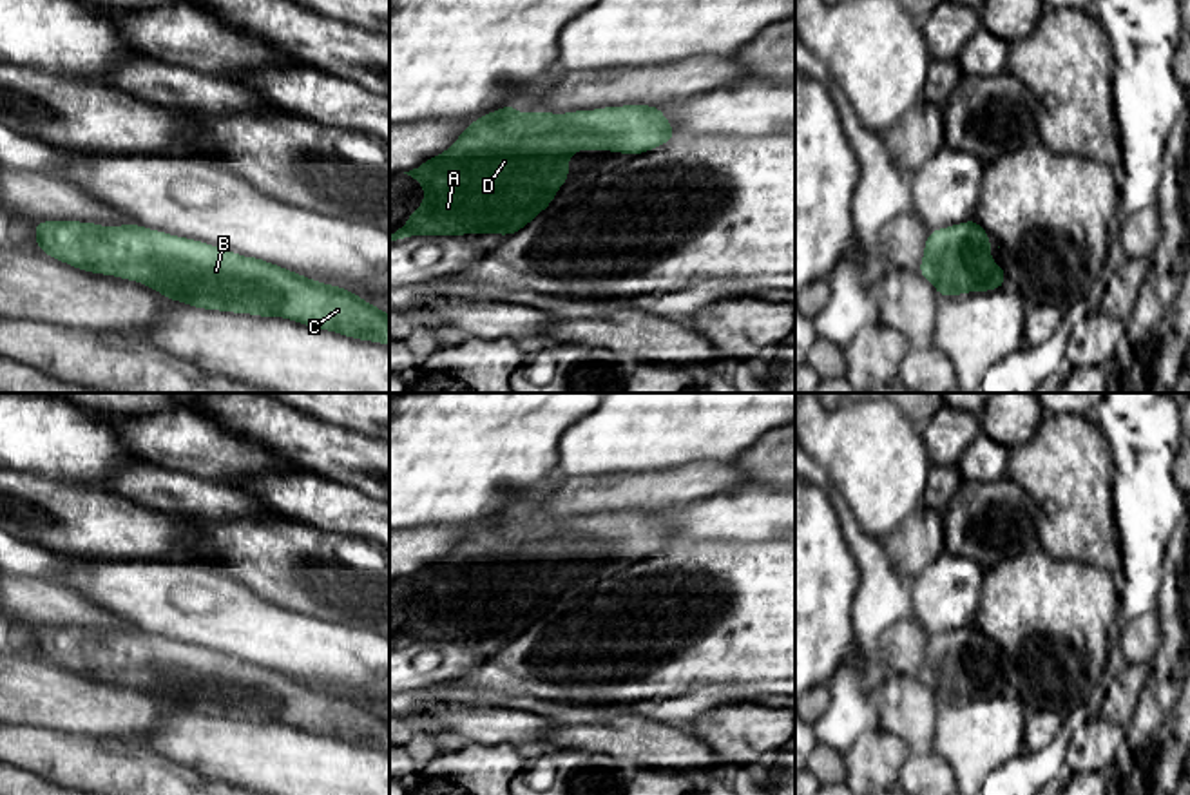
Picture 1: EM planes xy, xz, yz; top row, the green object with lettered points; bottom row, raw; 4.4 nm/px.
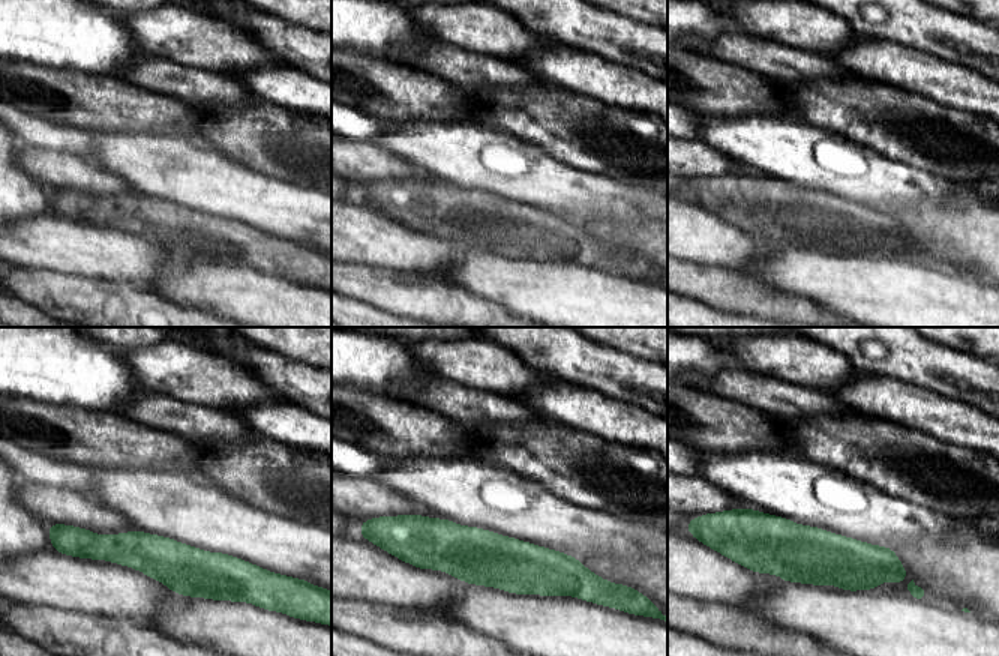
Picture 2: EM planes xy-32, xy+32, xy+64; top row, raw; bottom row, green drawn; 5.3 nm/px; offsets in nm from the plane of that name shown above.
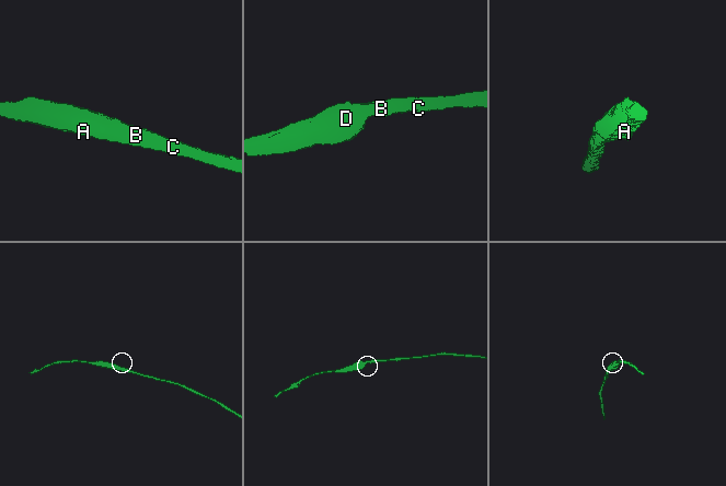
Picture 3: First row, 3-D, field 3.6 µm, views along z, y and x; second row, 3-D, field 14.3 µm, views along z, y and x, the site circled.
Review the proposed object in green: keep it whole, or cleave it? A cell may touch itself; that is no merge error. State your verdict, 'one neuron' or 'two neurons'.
one neuron

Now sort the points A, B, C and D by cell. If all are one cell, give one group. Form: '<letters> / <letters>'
A B C D

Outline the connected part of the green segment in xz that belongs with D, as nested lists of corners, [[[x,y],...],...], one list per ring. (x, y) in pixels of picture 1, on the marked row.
[[[505,103],[500,110],[482,114],[471,121],[447,150],[404,172],[424,185],[424,208],[420,210],[415,205],[406,225],[389,234],[389,243],[411,235],[467,235],[485,232],[513,235],[554,201],[558,187],[569,181],[569,158],[576,150],[623,152],[630,158],[654,150],[672,139],[677,139],[677,136],[657,105],[619,105],[565,114],[531,110],[518,116],[516,105]]]

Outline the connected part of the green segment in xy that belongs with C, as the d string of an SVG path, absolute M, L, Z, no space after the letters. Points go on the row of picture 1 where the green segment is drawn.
M34 221L36 250L82 272L138 281L167 301L199 310L283 317L357 340L389 346L389 315L357 293L313 281L261 257L245 257L190 237L170 235L134 223L103 226L83 221Z

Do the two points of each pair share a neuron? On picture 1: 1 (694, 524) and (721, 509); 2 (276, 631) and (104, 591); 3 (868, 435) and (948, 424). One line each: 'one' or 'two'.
1: one
2: one
3: two

